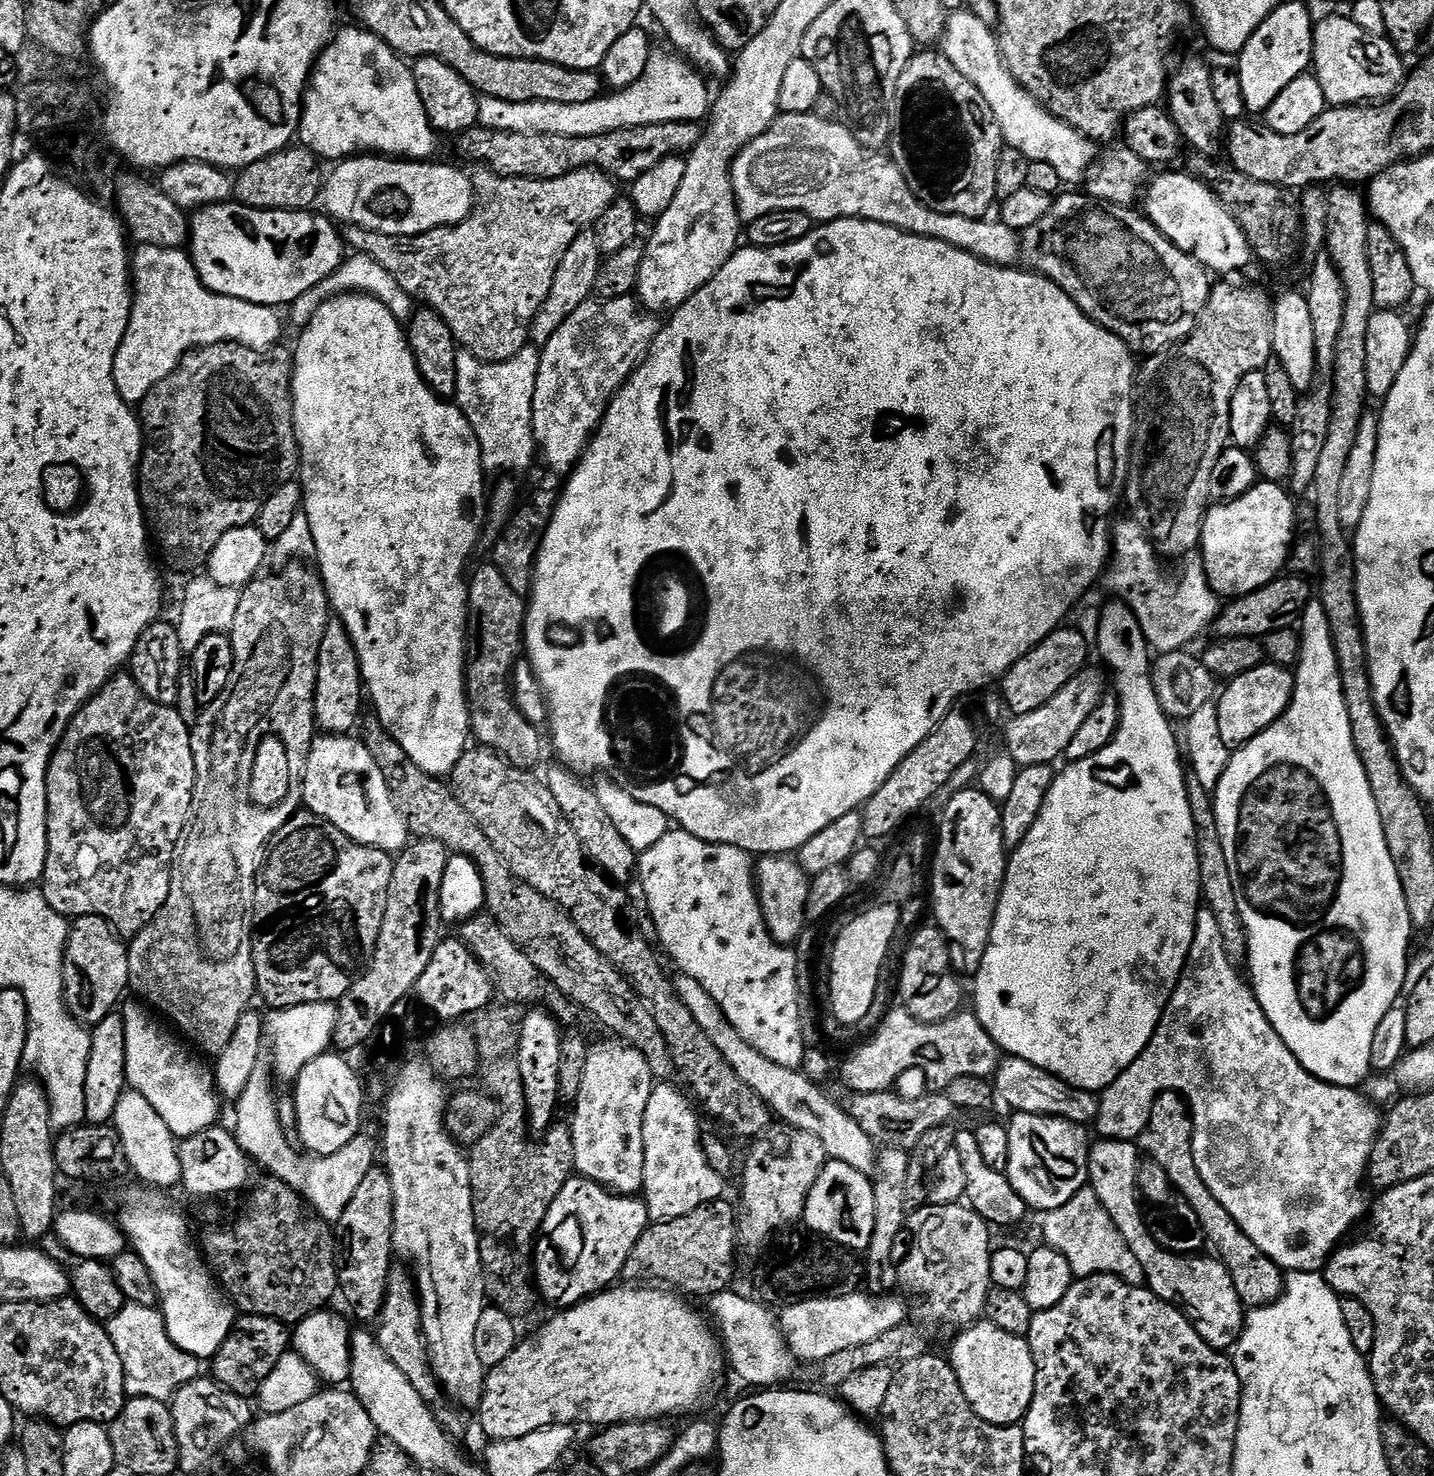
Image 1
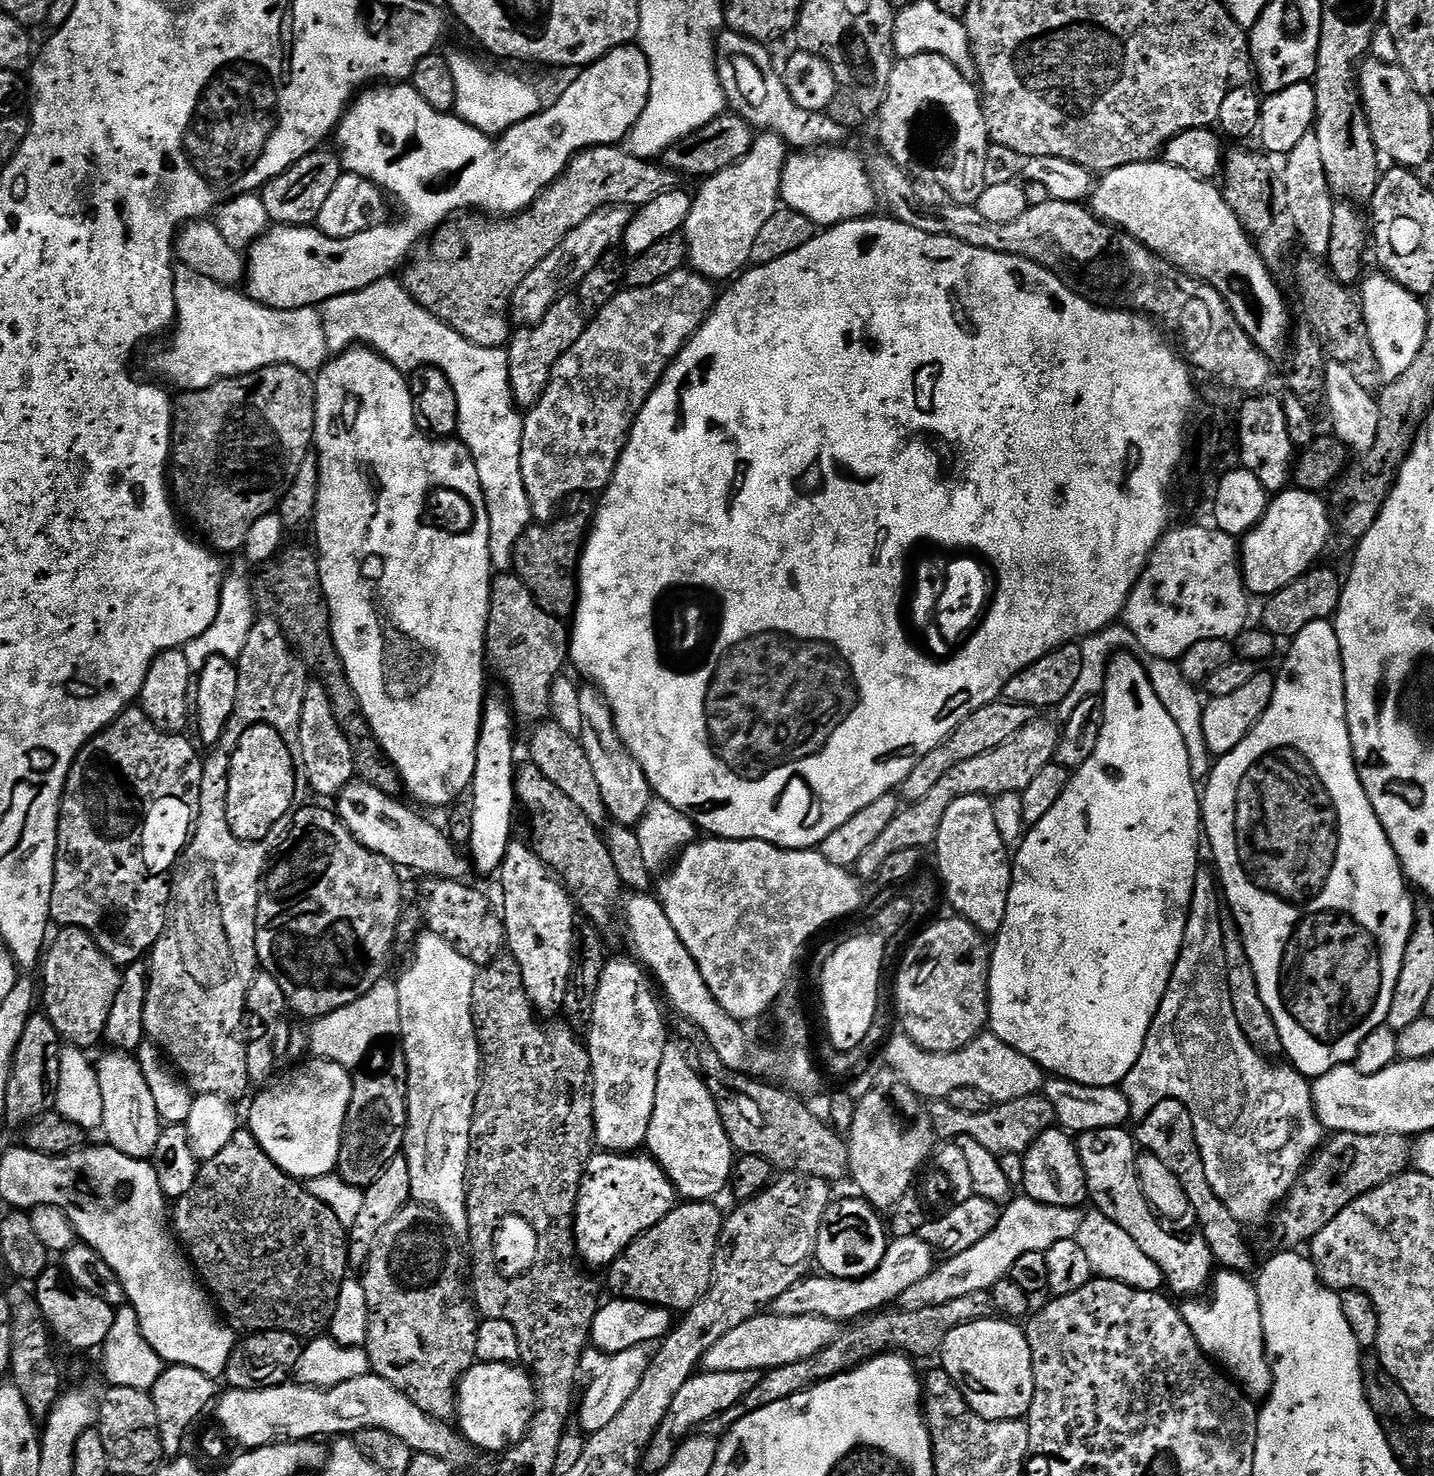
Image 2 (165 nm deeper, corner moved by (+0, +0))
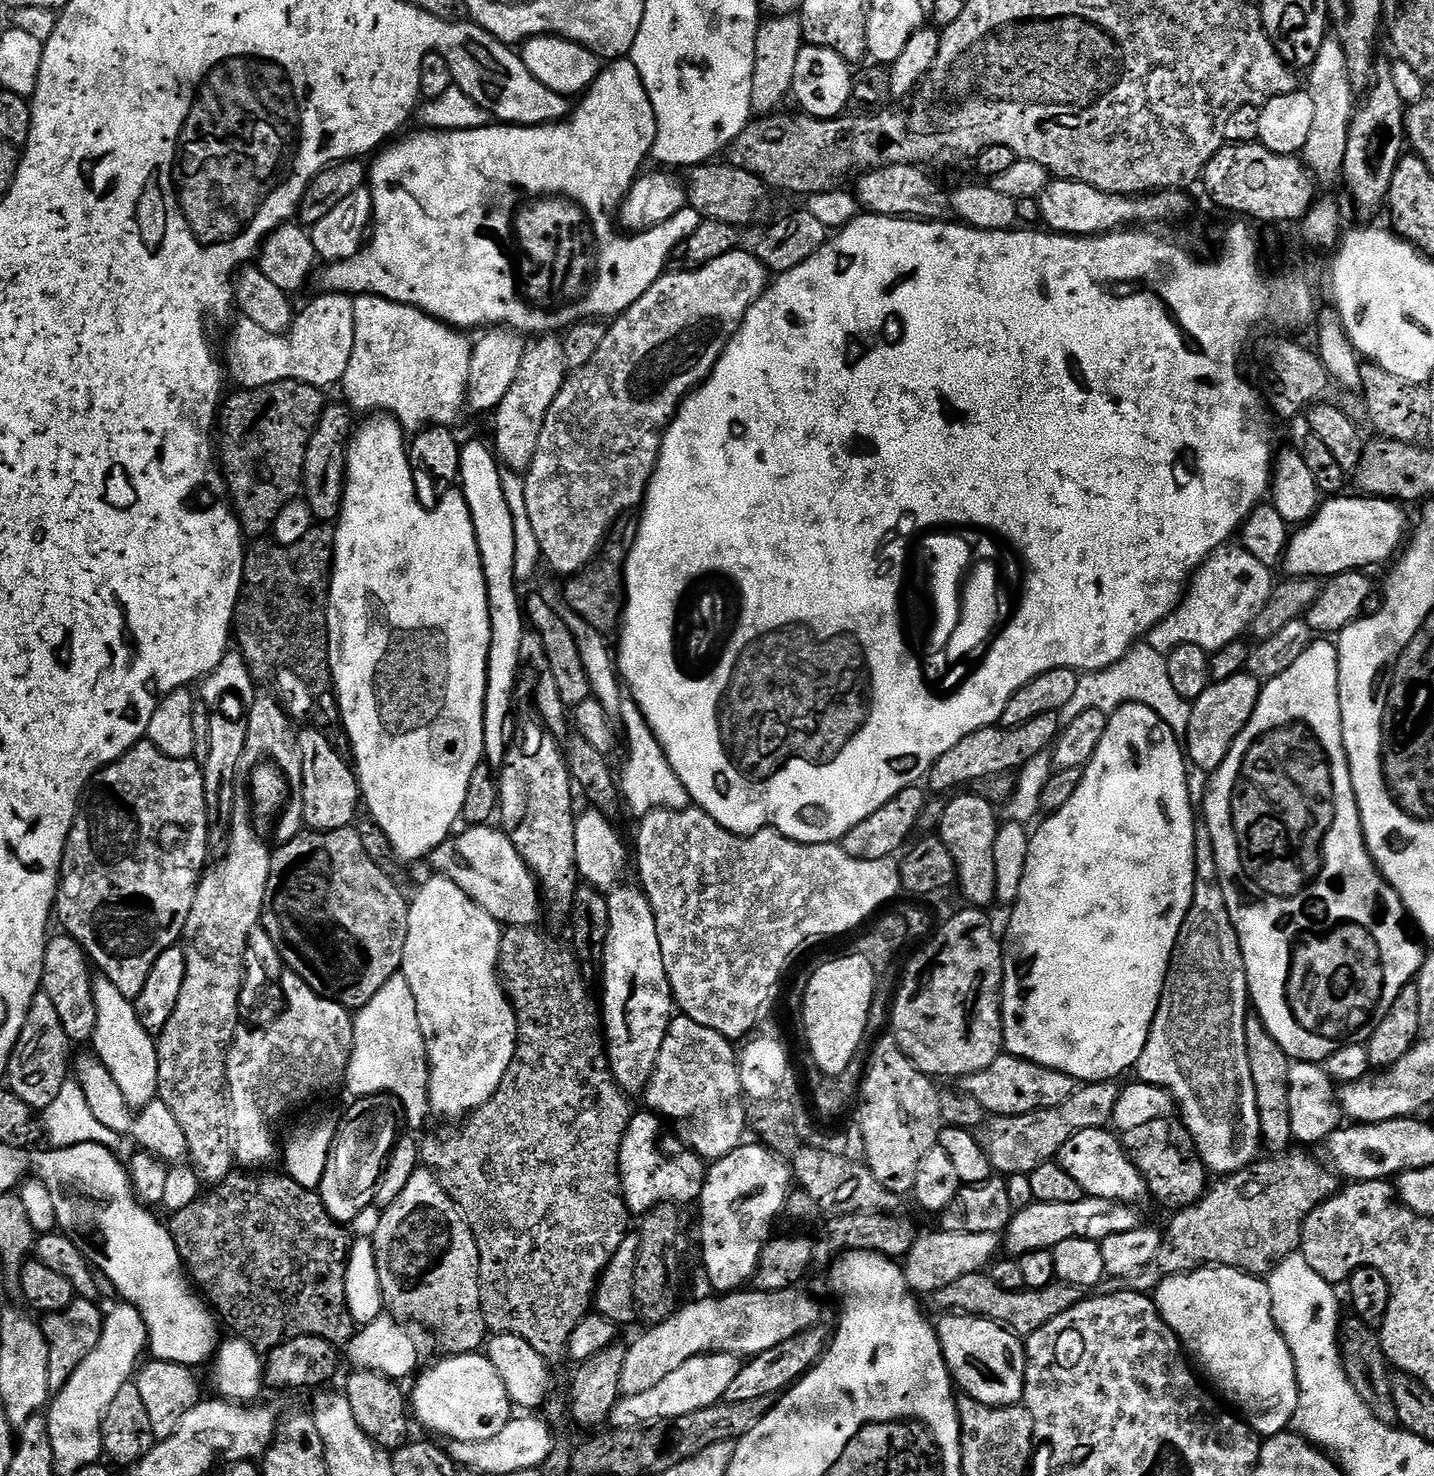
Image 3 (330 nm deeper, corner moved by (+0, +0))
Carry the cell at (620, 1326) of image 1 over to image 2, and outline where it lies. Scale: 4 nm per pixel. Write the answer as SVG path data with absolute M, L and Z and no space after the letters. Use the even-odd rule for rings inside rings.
M477 1362L460 1379L458 1385L458 1428L473 1449L485 1448L486 1451L497 1454L507 1452L528 1433L537 1407L538 1397L533 1377L516 1364Z

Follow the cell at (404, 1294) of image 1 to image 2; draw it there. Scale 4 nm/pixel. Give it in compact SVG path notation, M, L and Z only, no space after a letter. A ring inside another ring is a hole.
M410 1202L400 1211L398 1218L394 1218L394 1222L387 1224L382 1230L382 1234L378 1234L374 1250L362 1269L362 1283L366 1290L366 1306L368 1307L368 1343L366 1351L371 1371L375 1375L386 1378L386 1382L390 1382L390 1386L402 1390L402 1394L406 1394L406 1398L410 1398L410 1402L414 1402L414 1406L418 1406L426 1414L430 1414L433 1420L441 1422L451 1421L451 1416L453 1419L457 1415L458 1385L460 1379L472 1369L472 1365L477 1363L478 1334L476 1332L480 1329L478 1313L473 1305L469 1285L466 1283L466 1260L465 1257L464 1260L460 1257L460 1248L456 1244L459 1244L457 1237L452 1235L446 1227L445 1220L440 1217L435 1208Z

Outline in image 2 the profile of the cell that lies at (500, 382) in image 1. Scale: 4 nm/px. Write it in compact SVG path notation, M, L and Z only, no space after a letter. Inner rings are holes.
M396 278L379 280L357 292L325 300L322 315L329 353L339 354L353 346L363 346L372 349L379 356L385 356L402 373L411 374L421 368L436 368L446 374L446 378L450 378L450 386L454 386L454 394L458 398L458 439L470 450L474 466L478 466L479 482L486 498L485 510L490 517L492 567L497 573L511 571L517 540L532 526L534 519L522 476L524 416L518 411L517 402L512 397L507 351L504 348L483 348L462 338L462 334L446 326L446 322L442 322L434 314L430 314L430 310L422 307Z

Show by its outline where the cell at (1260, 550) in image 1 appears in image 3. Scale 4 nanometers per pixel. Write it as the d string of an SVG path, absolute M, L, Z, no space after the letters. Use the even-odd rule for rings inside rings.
M1346 495L1325 499L1315 516L1291 533L1282 561L1282 568L1292 575L1289 577L1331 578L1343 572L1368 570L1371 564L1387 565L1401 551L1406 540L1403 507L1394 500Z

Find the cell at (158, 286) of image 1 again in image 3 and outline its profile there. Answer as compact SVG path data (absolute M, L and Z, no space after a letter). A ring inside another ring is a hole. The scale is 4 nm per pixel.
M320 294L320 297L317 300L312 300L308 305L305 306L304 309L297 311L295 313L292 327L288 329L286 335L277 334L274 332L267 332L266 330L262 330L262 326L258 326L254 322L250 322L249 320L241 319L239 321L240 325L237 326L236 329L232 332L232 341L228 344L228 364L226 360L226 372L230 377L231 383L232 380L239 386L241 389L247 390L250 388L261 388L262 386L270 386L274 382L282 382L283 380L297 380L298 382L302 382L303 384L313 384L315 388L319 388L321 390L327 390L331 384L339 385L343 376L346 372L346 366L350 360L350 354L352 353L352 342L353 342L353 326L352 326L352 300L349 299L347 295L344 294Z

